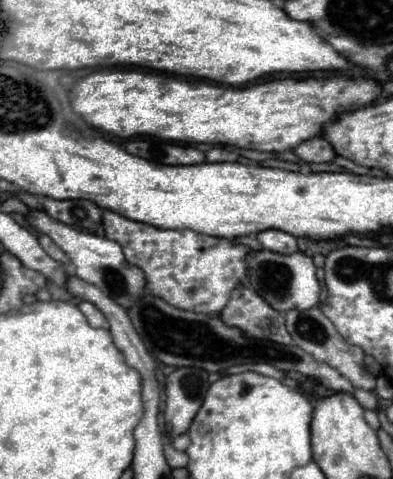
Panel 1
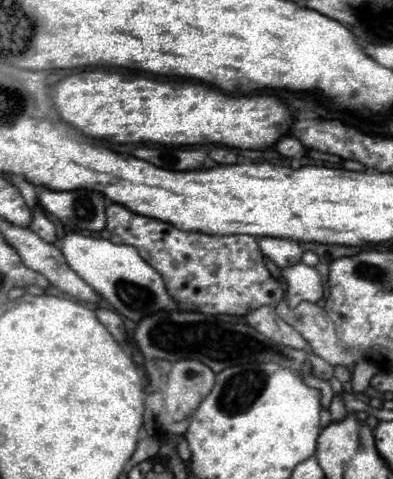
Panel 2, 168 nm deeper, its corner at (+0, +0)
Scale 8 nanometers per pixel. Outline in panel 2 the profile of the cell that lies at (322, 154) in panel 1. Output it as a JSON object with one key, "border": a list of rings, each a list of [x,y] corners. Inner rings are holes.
{"border":[[[284,135],[282,139],[278,139],[274,149],[284,157],[304,157],[308,153],[308,149],[302,143],[296,143],[296,139],[292,139],[290,135]]]}

